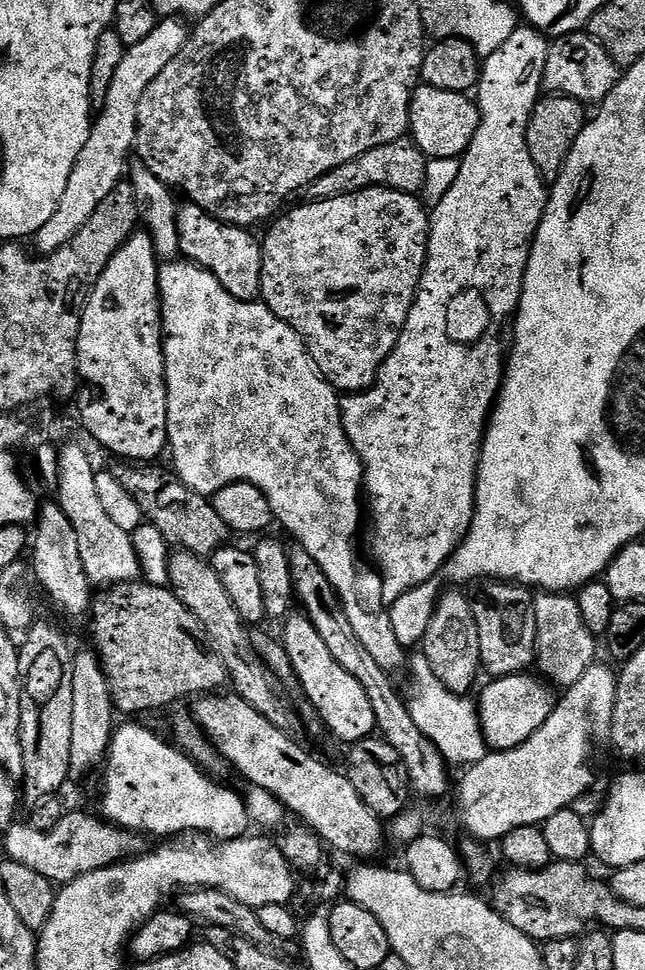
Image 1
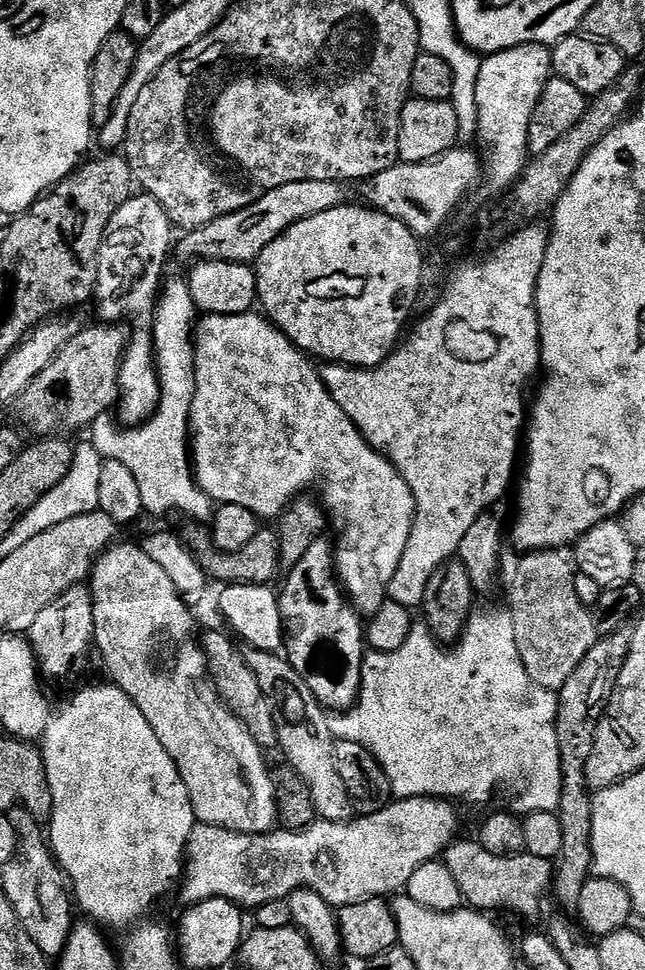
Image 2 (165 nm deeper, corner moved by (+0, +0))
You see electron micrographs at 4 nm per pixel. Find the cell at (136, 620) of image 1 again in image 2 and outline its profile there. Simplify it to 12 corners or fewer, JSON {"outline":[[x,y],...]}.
{"outline":[[227,631],[202,636],[216,689],[261,748],[274,705]]}

